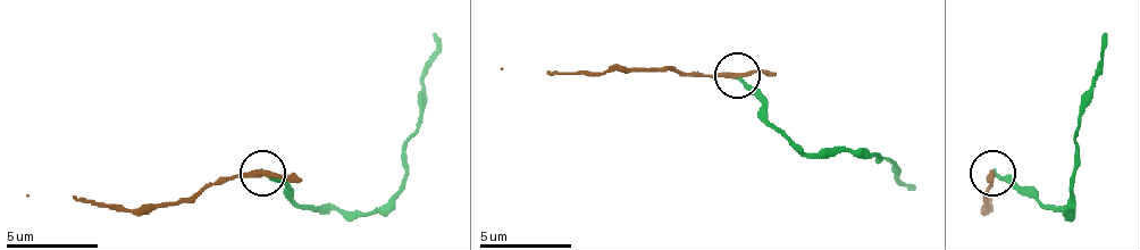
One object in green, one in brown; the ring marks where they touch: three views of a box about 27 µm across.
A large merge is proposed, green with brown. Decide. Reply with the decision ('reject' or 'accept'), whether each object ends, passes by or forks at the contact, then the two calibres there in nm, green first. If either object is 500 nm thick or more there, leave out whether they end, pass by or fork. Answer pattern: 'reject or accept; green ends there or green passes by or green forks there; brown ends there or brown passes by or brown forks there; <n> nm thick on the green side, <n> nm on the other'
reject; green ends there; brown passes by; 190 nm thick on the green side, 280 nm on the other

